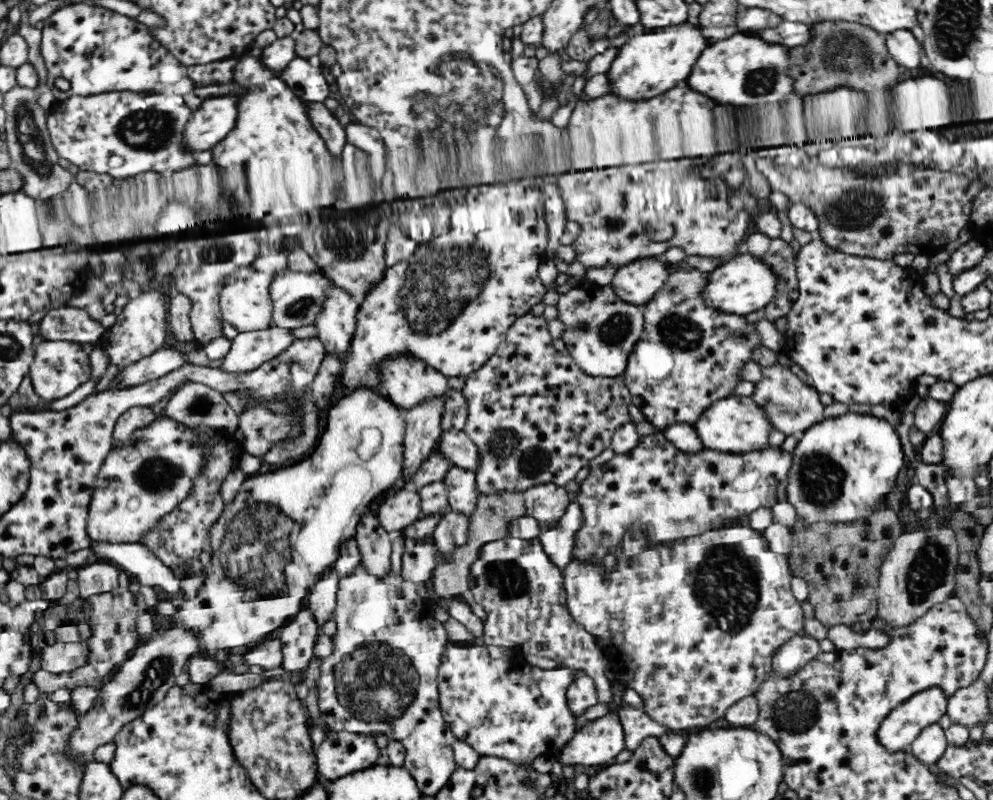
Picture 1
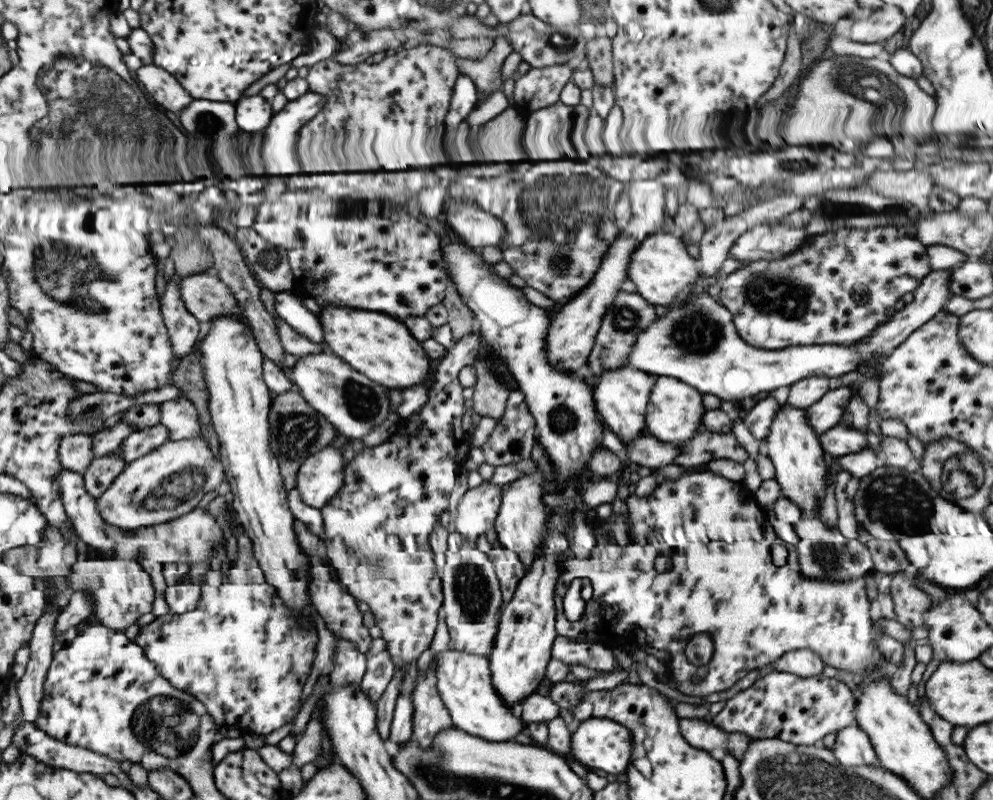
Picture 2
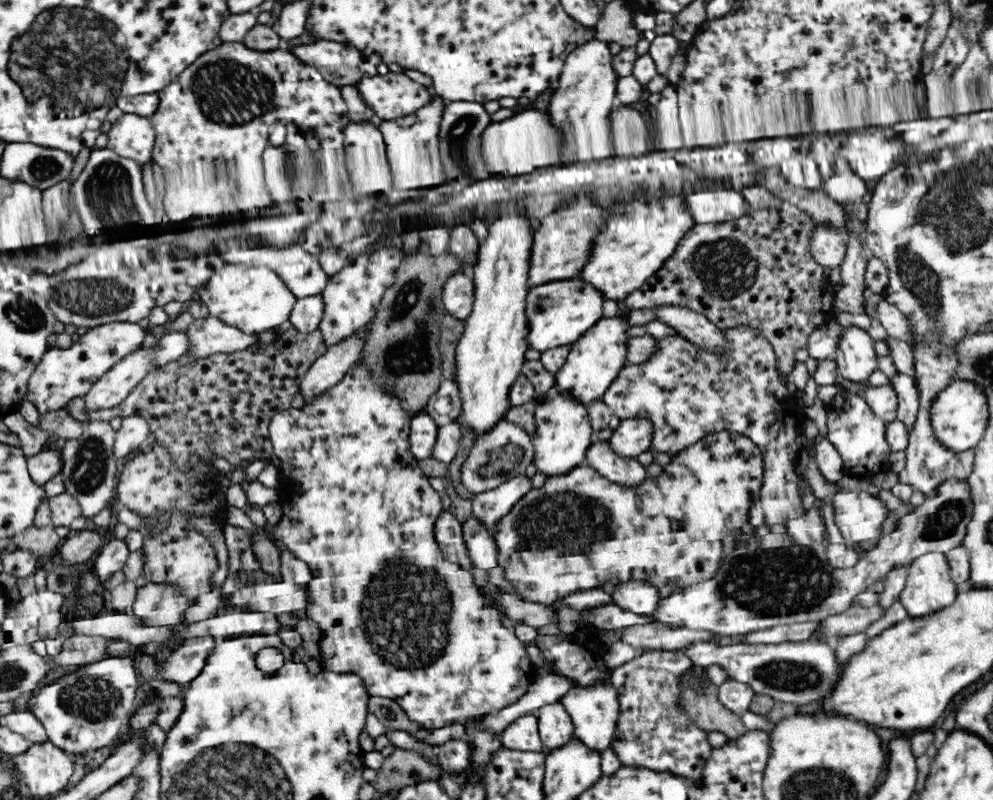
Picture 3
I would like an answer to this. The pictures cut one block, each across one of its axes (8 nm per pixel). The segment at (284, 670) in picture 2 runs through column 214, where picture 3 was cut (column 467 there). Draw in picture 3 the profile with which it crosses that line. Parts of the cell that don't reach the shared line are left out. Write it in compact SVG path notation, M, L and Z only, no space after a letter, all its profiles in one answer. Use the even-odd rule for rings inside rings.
M356 364L342 381L316 397L309 405L300 409L290 407L276 413L269 424L269 437L273 444L272 461L281 471L276 501L282 510L282 518L280 523L267 529L267 534L280 556L282 551L290 551L310 569L311 579L305 585L308 600L303 614L318 623L318 628L322 630L322 638L317 641L322 670L357 674L362 677L370 696L382 696L396 701L404 708L408 719L418 723L422 729L437 729L450 724L466 726L516 704L534 682L537 670L528 657L527 645L516 637L516 622L486 603L480 587L474 583L474 572L445 560L434 534L434 522L443 512L442 499L439 492L432 489L429 476L423 473L418 466L418 459L410 451L410 420L412 416L404 409L402 401L395 394L374 385L371 373L364 364Z

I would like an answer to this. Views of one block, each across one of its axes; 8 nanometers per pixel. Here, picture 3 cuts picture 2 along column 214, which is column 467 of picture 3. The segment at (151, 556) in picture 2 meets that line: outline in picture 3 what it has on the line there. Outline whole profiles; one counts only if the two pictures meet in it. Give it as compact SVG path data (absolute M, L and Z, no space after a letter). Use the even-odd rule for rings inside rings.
M471 516L462 523L462 526L468 554L476 568L482 570L496 568L499 565L498 547L495 538L486 531L484 523Z

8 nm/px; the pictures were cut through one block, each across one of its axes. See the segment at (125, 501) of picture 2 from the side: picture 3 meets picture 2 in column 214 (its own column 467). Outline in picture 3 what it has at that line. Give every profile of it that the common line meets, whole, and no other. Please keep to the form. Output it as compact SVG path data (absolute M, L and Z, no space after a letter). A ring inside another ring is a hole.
M504 418L475 440L470 454L462 464L461 482L474 494L498 488L503 482L524 474L534 456L533 438L517 423Z

